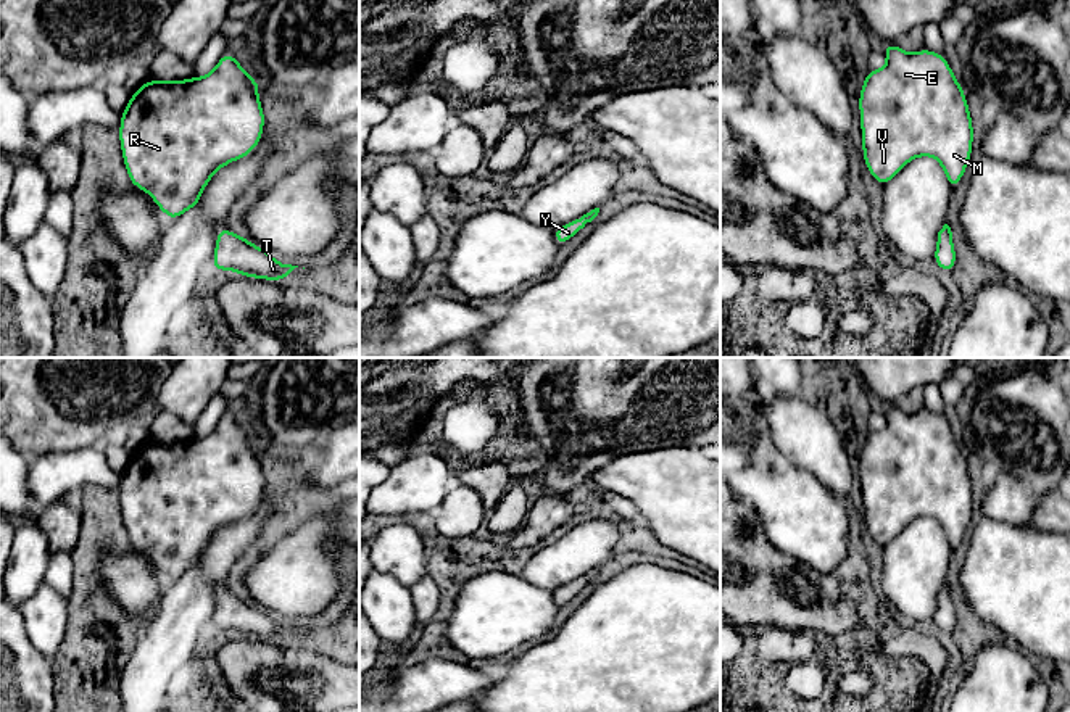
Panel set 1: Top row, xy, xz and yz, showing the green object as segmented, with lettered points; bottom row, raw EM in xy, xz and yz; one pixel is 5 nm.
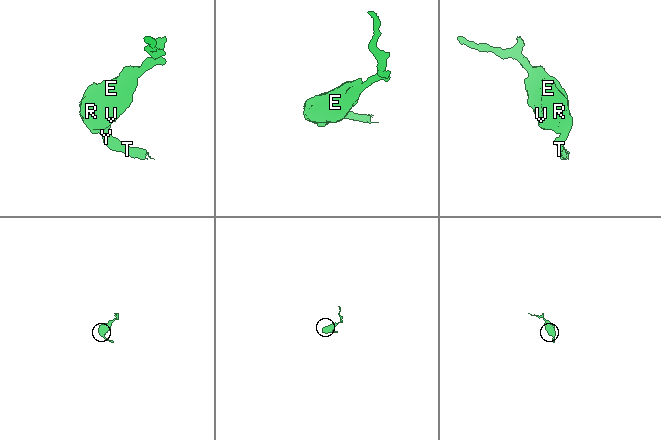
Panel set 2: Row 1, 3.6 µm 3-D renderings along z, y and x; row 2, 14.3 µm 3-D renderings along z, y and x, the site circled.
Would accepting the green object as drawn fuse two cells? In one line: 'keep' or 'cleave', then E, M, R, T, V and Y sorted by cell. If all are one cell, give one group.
keep; groups E M R T V Y

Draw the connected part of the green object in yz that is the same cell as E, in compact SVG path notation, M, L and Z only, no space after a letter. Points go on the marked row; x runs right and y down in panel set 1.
M881 45L886 64L869 69L859 93L862 156L883 187L912 159L933 156L956 188L972 158L973 124L964 87L944 55Z

